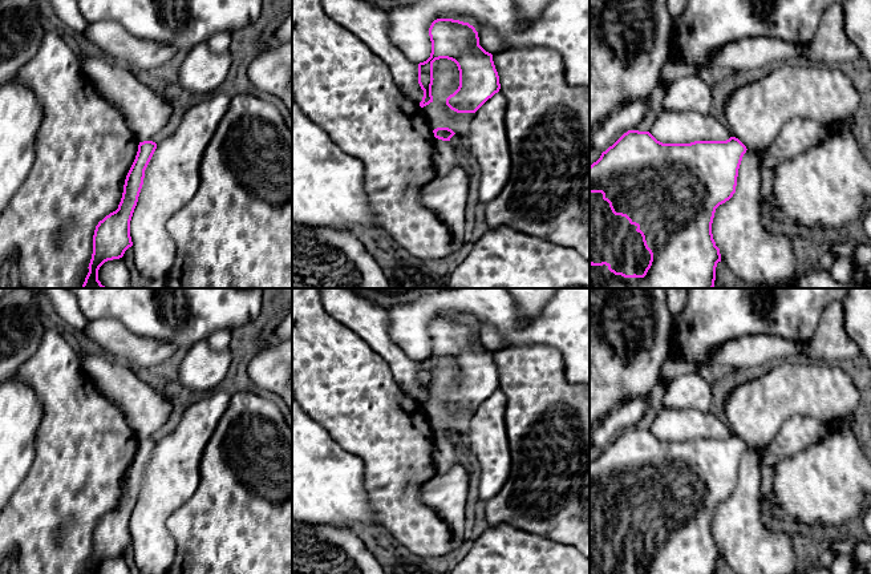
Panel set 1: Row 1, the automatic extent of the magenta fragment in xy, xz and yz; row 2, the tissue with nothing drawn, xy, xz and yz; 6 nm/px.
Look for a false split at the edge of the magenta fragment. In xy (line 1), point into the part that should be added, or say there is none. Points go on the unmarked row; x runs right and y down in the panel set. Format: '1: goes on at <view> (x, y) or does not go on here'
1: does not go on here

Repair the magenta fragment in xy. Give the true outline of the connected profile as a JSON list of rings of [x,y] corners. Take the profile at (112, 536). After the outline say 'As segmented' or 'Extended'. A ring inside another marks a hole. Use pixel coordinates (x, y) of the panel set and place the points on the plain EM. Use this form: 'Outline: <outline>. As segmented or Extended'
Outline: [[[153,438],[139,440],[135,457],[125,477],[118,506],[96,524],[93,551],[86,574],[98,574],[98,567],[105,559],[122,555],[125,549],[133,543],[130,518],[143,482],[145,468],[155,446],[157,441]]]. As segmented

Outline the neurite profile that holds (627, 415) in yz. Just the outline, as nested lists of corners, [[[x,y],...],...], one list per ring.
[[[649,395],[631,396],[609,411],[590,433],[590,445],[603,450],[628,428],[636,428],[651,404]]]

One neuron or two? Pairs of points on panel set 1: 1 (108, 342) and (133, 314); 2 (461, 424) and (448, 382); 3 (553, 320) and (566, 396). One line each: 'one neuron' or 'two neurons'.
1: two neurons
2: one neuron
3: two neurons

